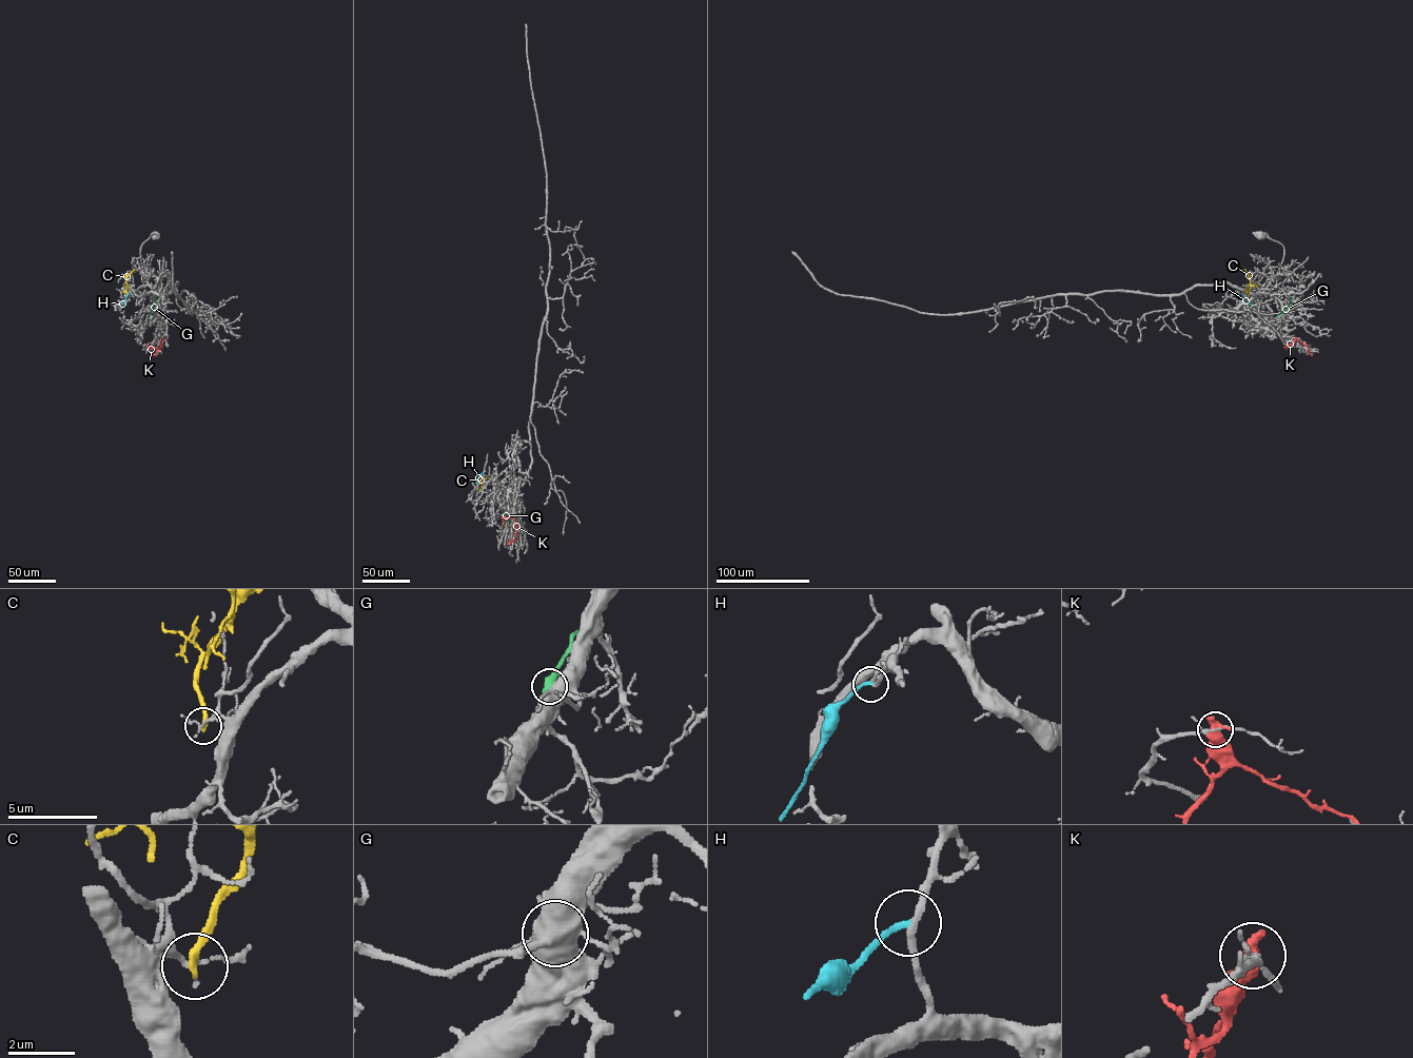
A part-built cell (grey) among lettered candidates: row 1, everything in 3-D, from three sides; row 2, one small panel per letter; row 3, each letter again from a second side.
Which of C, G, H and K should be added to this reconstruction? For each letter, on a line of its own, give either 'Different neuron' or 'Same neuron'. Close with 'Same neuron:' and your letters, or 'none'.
C: Different neuron
G: Different neuron
H: Different neuron
K: Different neuron
Same neuron: none

